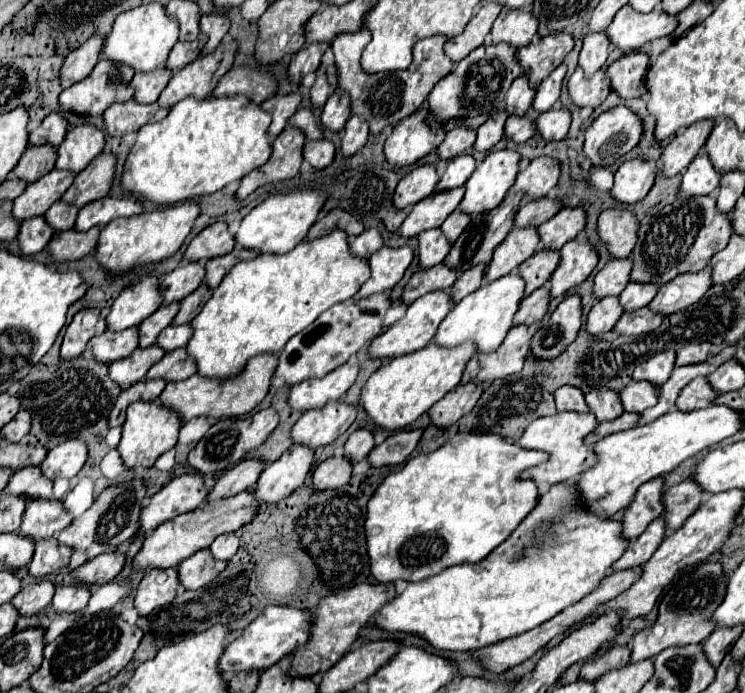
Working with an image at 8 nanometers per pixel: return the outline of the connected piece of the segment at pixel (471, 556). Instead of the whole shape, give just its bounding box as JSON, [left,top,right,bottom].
[367,433,549,583]

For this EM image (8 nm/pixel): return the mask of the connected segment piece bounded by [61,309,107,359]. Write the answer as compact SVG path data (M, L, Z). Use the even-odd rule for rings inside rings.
M97 309L79 311L69 323L63 343L61 343L61 359L73 359L85 351L85 345L91 337L105 331L105 319Z

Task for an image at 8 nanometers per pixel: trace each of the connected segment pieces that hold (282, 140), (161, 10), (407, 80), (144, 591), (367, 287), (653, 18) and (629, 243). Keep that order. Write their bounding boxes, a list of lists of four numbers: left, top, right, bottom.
[[235,127,305,201],[101,3,179,73],[331,29,453,135],[135,567,177,617],[357,247,413,299],[607,5,677,53],[599,209,639,259]]

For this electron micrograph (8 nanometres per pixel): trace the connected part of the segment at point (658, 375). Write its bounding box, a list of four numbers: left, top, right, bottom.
[633,351,677,385]

